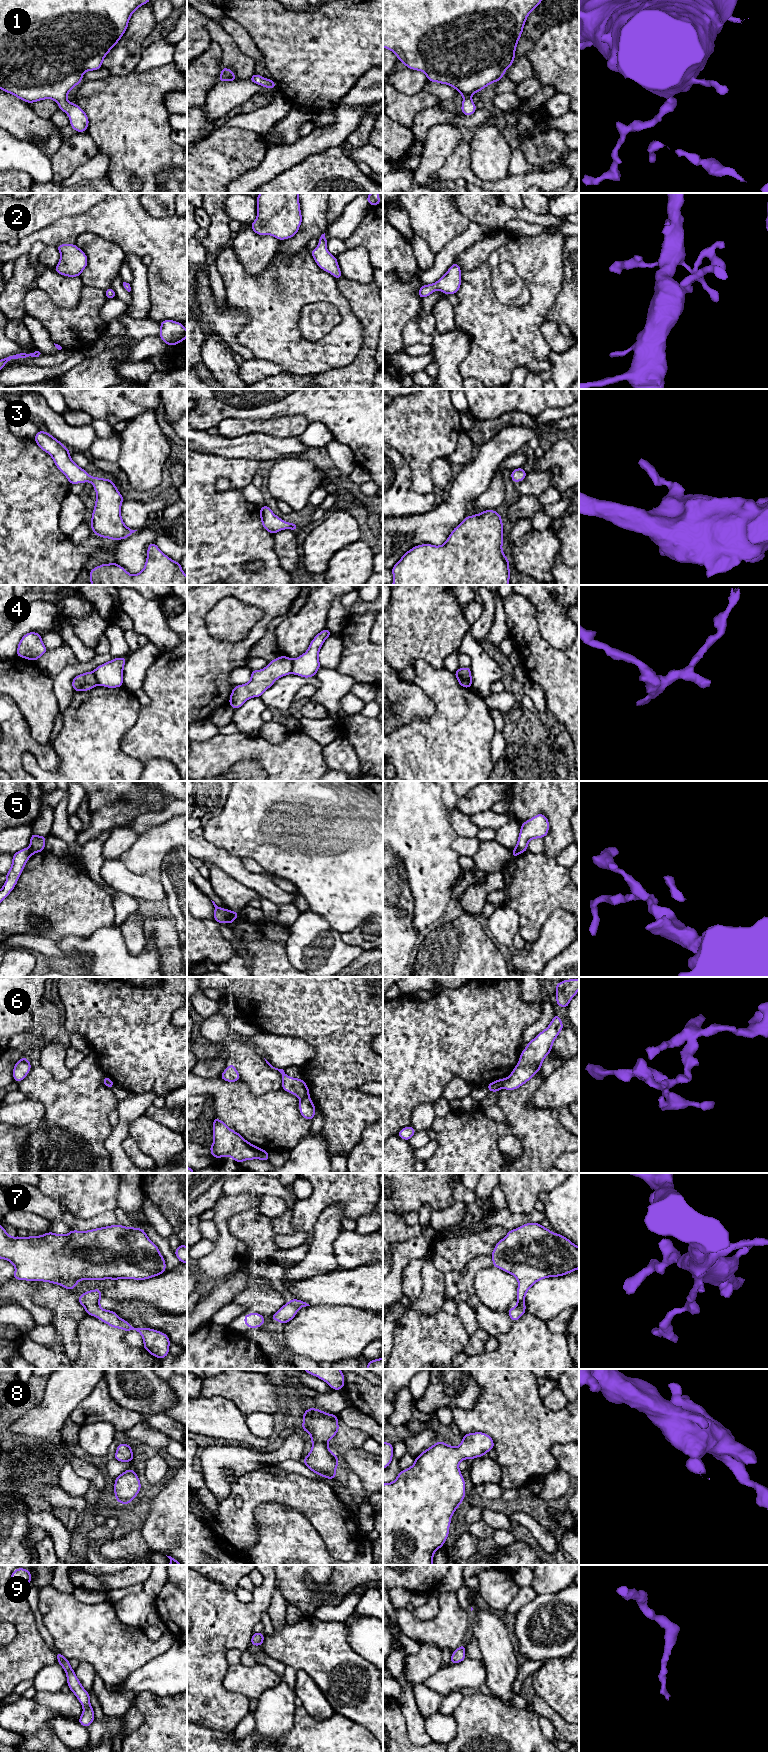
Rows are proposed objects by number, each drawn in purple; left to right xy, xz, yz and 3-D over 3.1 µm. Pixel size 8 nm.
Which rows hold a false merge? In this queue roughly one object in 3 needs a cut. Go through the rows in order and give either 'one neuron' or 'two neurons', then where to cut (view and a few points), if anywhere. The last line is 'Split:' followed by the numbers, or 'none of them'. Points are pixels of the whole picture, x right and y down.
1: one neuron; cut none
2: one neuron; cut none
3: one neuron; cut none
4: two neurons; cut xz (291, 659), (292, 673)
5: two neurons; cut xz (232, 912), (226, 921)
6: two neurons; cut xz (308, 1095), (300, 1100)
7: one neuron; cut none
8: one neuron; cut none
9: one neuron; cut none
Split: 4, 5, 6

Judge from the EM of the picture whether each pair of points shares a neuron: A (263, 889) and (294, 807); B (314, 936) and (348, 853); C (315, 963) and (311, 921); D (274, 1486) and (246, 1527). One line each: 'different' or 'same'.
A: different
B: different
C: same
D: same

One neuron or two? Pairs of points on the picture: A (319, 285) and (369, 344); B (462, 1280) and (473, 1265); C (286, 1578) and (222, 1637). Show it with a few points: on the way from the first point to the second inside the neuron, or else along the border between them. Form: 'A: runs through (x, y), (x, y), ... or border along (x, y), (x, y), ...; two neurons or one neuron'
A: border along (355, 315), (361, 326), (362, 344), (354, 359); two neurons
B: runs through (465, 1276), (471, 1269); one neuron
C: border along (275, 1575), (276, 1585); two neurons

